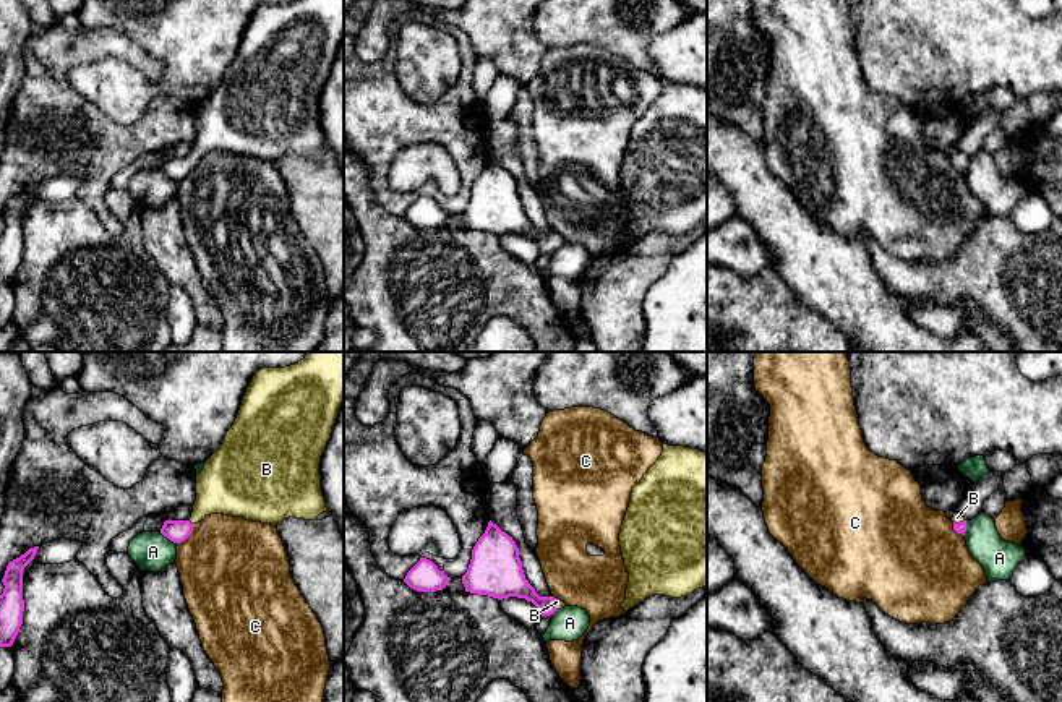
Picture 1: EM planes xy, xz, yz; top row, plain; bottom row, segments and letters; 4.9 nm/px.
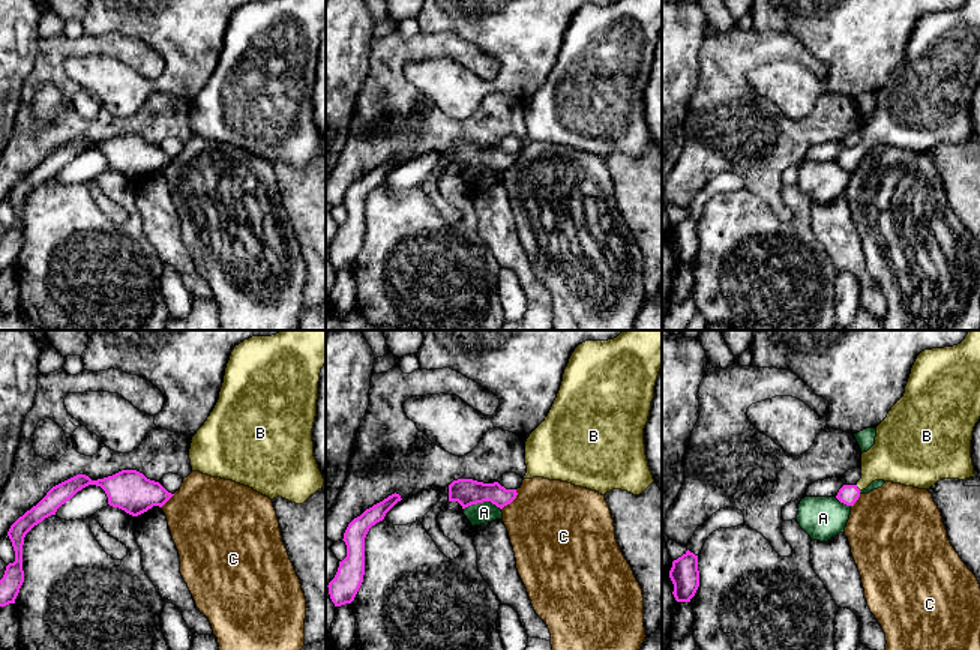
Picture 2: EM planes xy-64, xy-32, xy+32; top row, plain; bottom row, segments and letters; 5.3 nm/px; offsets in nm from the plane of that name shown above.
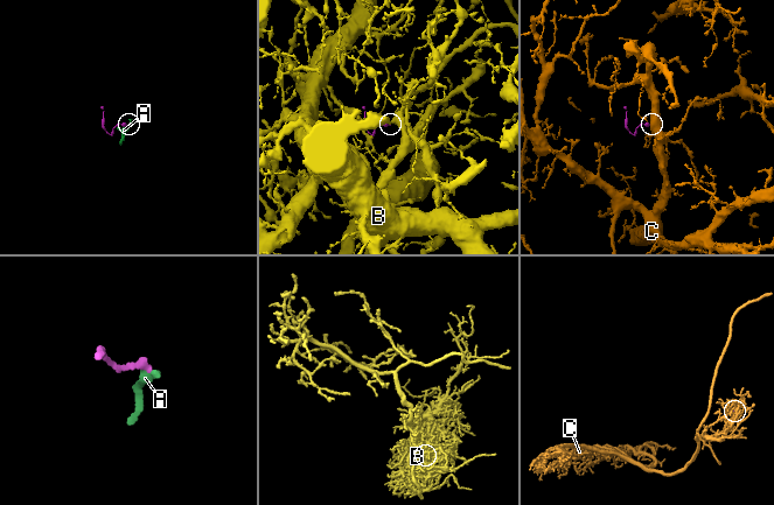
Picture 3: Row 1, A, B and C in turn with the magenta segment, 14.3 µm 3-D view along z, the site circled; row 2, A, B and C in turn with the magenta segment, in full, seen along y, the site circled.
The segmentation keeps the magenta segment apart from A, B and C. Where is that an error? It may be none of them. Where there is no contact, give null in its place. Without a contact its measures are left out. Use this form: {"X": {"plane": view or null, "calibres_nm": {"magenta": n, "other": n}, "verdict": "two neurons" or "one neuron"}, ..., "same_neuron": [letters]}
{"A": {"plane": "xy", "calibres_nm": {"magenta": 110, "other": 190}, "verdict": "two neurons"}, "B": {"plane": "xy", "calibres_nm": {"magenta": 110, "other": 280}, "verdict": "one neuron"}, "C": {"plane": "xy", "calibres_nm": {"magenta": 110, "other": 480}, "verdict": "two neurons"}, "same_neuron": ["B"]}

